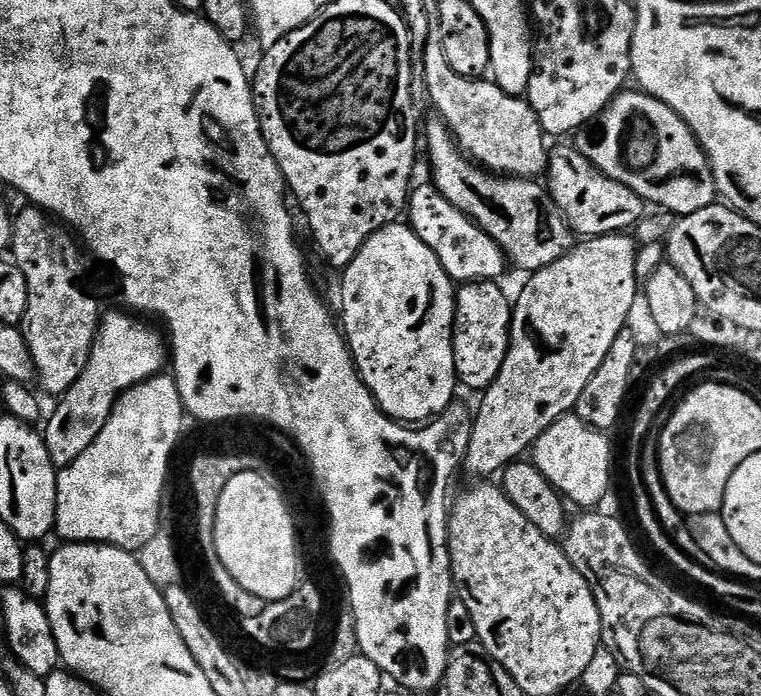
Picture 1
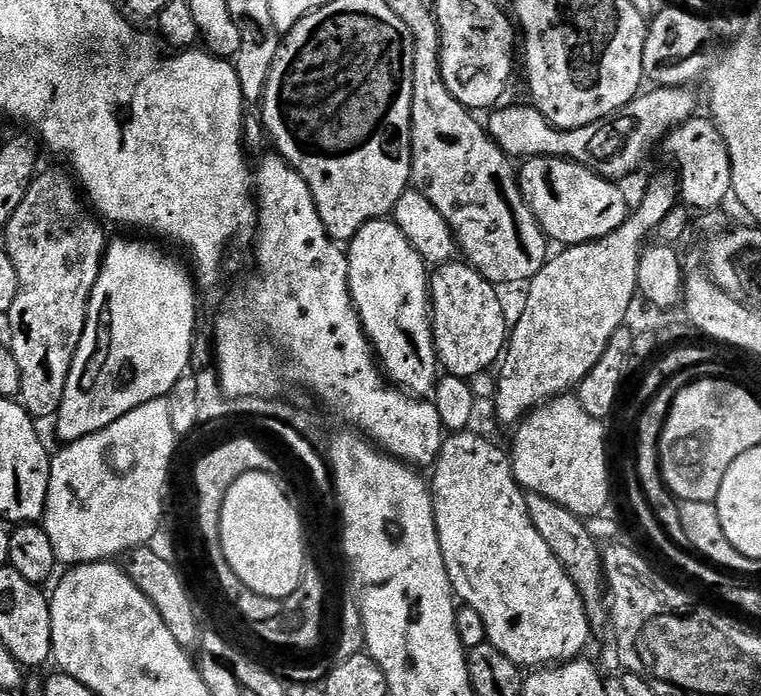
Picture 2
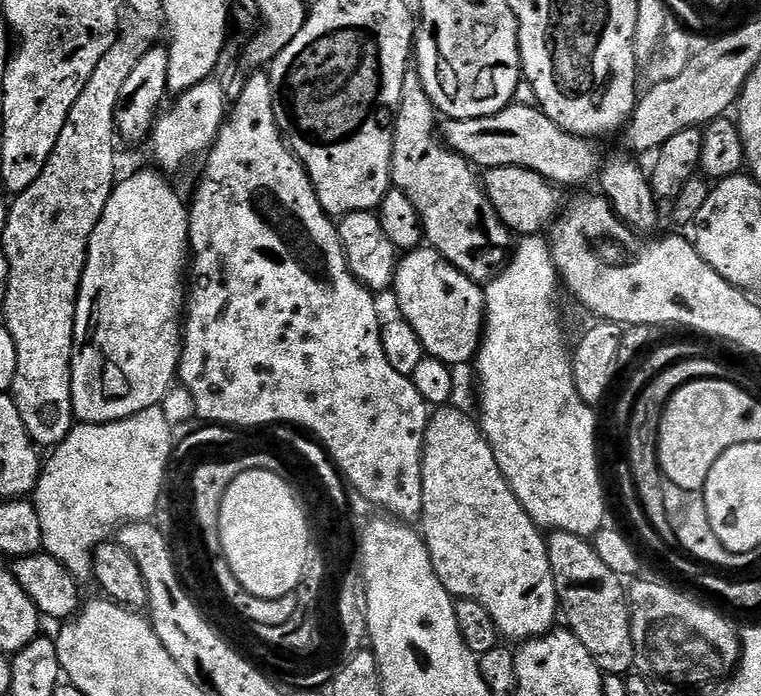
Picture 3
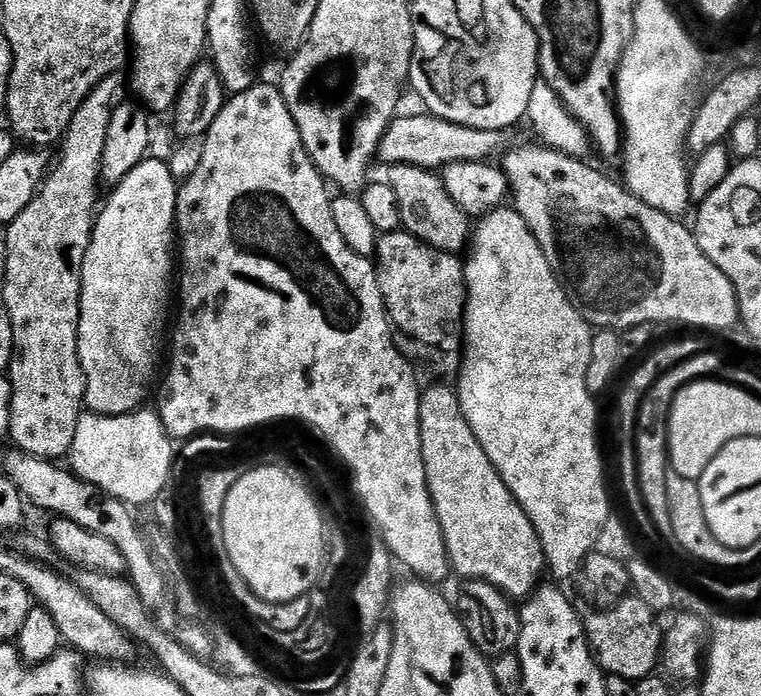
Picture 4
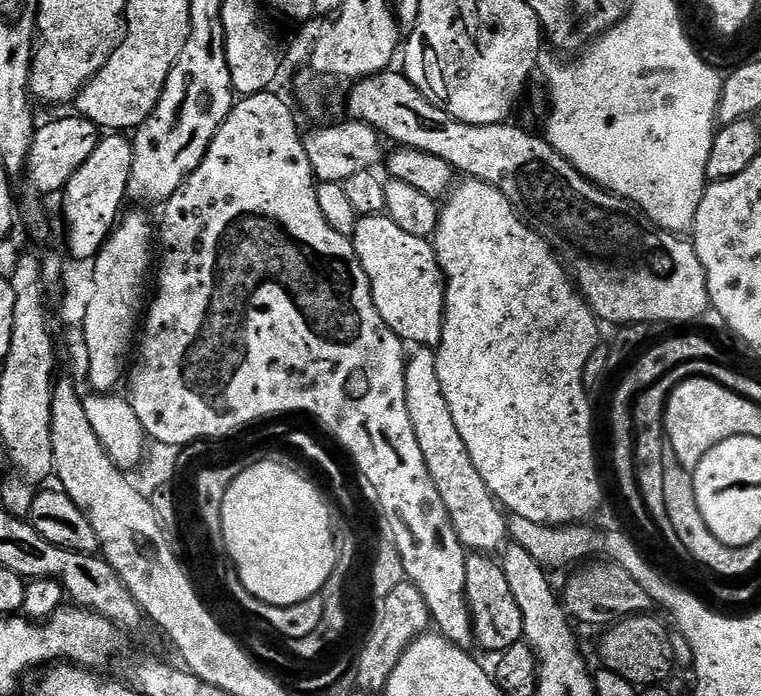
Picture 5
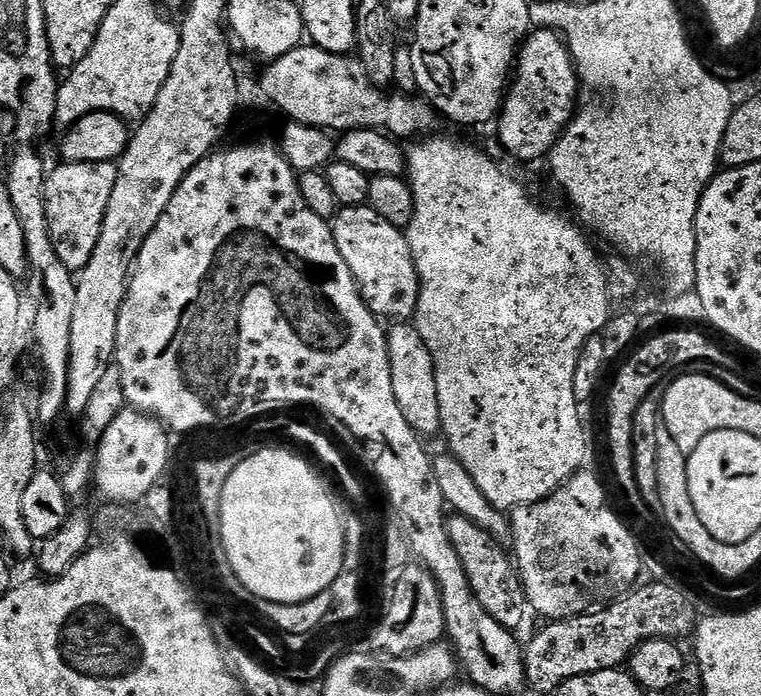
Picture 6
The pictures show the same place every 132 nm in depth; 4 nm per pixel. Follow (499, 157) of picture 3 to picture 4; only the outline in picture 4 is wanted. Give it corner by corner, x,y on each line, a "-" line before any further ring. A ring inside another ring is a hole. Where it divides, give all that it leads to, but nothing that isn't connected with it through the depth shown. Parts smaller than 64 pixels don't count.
397,115
391,126
386,130
386,134
376,151
379,163
384,163
384,166
409,164
429,170
443,170
446,165
454,162
491,161
492,155
496,151
499,153
505,147
504,138
506,136
504,132
478,130
443,120
440,116
423,115

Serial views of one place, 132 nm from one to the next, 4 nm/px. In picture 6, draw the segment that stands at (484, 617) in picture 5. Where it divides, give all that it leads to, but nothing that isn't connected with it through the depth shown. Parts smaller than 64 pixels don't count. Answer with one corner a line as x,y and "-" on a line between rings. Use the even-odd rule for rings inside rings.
452,514
447,517
446,523
450,542
454,546
454,550
458,552
458,558
462,558
462,570
466,570
466,578
470,578
474,598
478,598
478,602
484,607
486,614
490,614
490,618
494,618
494,622
498,622
503,628
519,629
519,624
524,620
524,608
526,612
526,601
524,599
524,583
520,580
520,573
516,570
513,557
505,549
505,553
500,549
503,548
501,541
496,540
490,533
482,530
466,517

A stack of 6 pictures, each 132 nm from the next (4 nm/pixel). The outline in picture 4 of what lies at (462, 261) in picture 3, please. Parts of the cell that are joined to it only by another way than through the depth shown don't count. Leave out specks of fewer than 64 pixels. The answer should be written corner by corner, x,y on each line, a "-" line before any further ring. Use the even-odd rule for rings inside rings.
394,164
387,169
387,172
386,183
394,186
394,194
398,197
400,228
403,231
408,232
414,238
418,238
424,244
443,252
460,254
469,247
474,231
473,221
458,206
458,202
454,202
454,198
450,198
443,179
435,171
419,168
418,166
410,166
409,164

